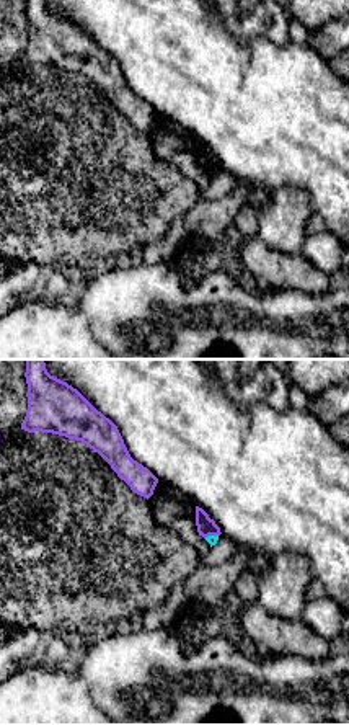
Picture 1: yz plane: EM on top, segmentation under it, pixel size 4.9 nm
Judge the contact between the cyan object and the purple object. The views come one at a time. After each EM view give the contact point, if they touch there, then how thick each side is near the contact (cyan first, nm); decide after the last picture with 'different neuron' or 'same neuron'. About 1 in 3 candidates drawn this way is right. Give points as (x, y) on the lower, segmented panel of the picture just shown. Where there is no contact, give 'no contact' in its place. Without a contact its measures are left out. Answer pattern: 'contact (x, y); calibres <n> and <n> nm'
contact (211, 536); calibres 50 and 90 nm

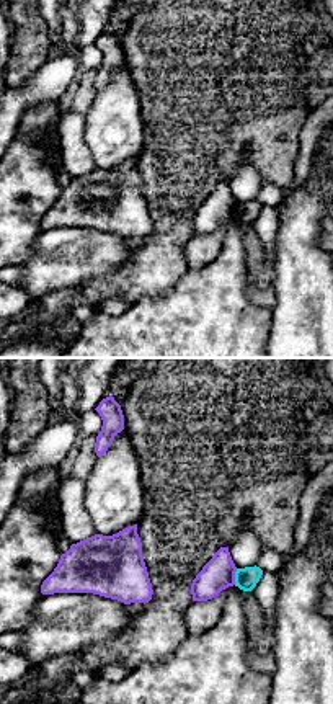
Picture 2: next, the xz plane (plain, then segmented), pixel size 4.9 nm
contact (235, 577); calibres 110 and 160 nm

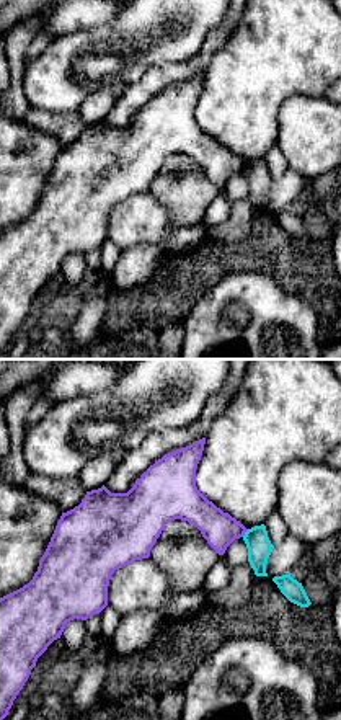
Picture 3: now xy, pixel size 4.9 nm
contact (245, 533); calibres 120 and 170 nm

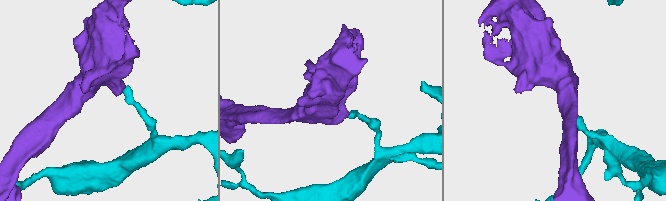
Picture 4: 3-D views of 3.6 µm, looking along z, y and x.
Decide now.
different neuron

